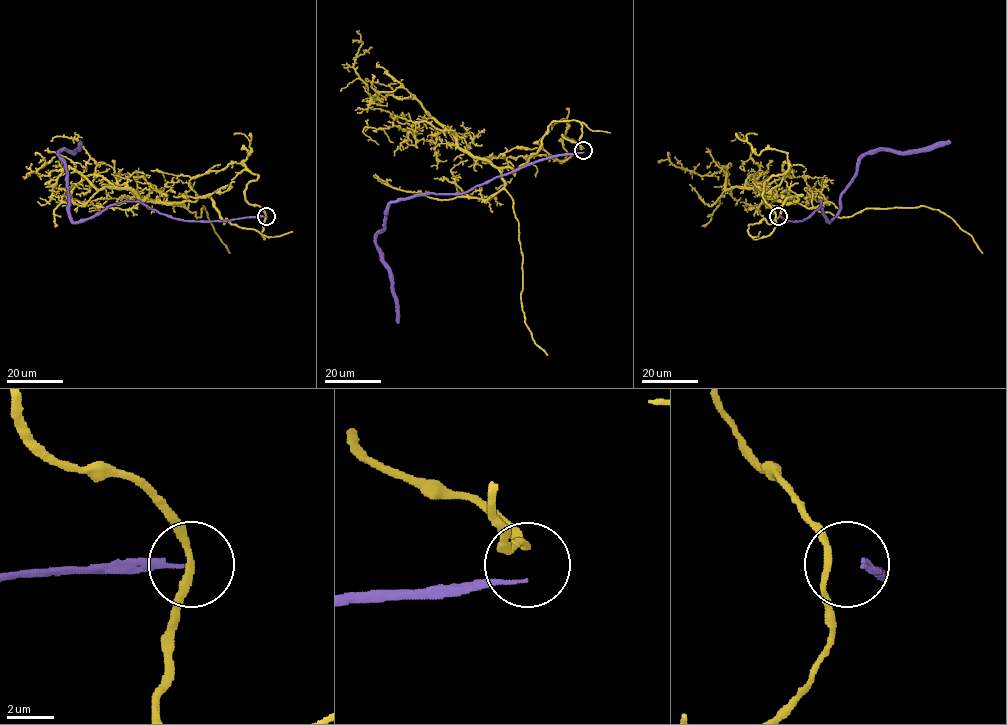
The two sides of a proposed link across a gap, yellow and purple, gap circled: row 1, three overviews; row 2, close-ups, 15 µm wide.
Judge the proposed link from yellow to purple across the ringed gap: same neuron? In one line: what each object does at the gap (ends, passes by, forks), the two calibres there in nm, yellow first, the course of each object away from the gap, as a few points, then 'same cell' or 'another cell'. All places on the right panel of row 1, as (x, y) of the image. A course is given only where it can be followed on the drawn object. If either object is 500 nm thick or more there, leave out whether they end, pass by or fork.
yellow passes by | purple ends | 260/140 nm | yellow via (776, 216), (753, 239), (748, 225), (771, 224), (795, 196), (726, 189), (724, 167), (700, 175), (658, 163) | purple via (780, 216), (801, 221), (821, 201), (829, 222), (856, 164), (869, 151), (920, 150), (950, 141) | another cell

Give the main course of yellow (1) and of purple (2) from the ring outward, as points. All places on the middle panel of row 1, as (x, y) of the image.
1: (583, 149), (578, 121), (553, 121), (514, 170), (472, 157), (415, 99), (370, 95), (353, 67), (356, 30)
2: (583, 152), (541, 158), (461, 193), (391, 202), (376, 248), (390, 273), (398, 323)

